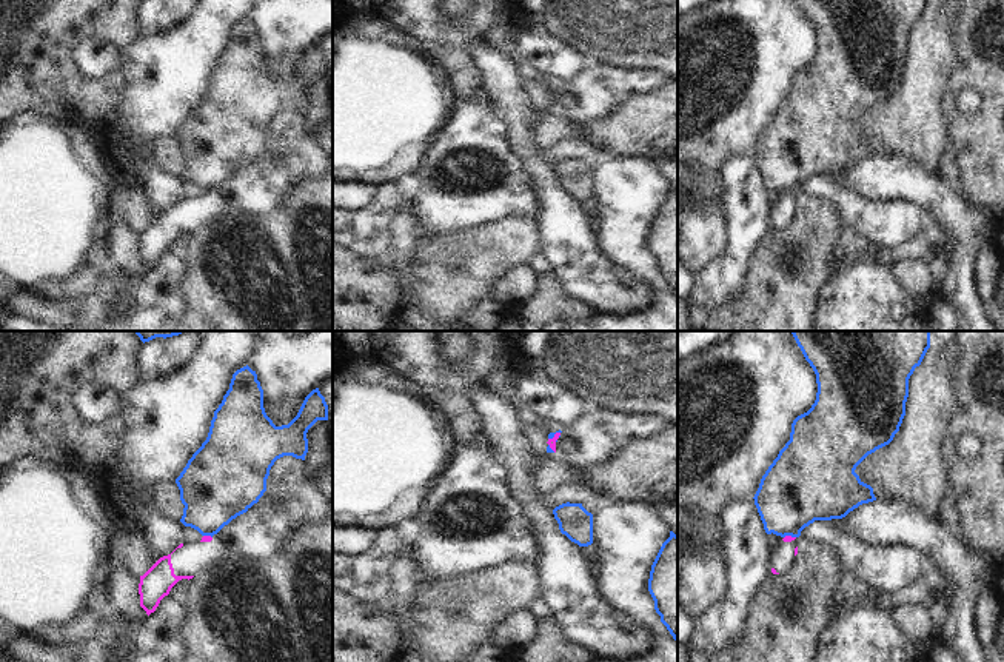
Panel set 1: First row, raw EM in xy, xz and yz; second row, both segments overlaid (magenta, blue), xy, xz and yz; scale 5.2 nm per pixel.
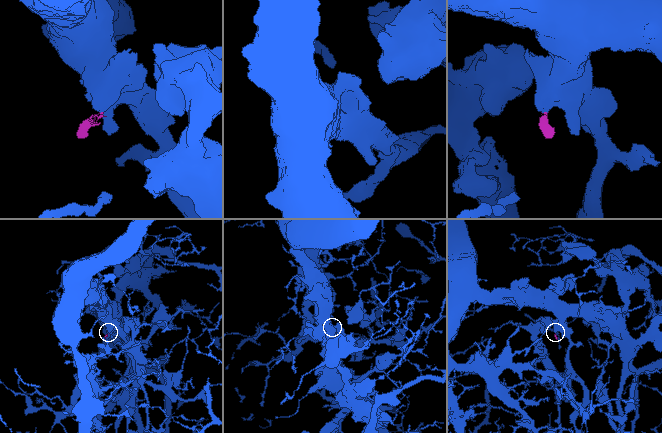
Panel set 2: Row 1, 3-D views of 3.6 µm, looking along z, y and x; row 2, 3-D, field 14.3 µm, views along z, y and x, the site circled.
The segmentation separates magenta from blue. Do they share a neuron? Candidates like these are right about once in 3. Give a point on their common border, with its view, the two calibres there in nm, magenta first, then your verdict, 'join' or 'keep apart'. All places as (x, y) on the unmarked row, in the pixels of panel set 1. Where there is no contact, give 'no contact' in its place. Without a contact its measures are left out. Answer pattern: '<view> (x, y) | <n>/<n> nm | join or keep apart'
xz (555, 91) | 50/30 nm | keep apart

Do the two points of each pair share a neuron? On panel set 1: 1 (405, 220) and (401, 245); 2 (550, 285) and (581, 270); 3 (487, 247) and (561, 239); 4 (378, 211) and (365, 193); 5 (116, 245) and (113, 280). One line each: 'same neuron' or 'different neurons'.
1: same neuron
2: different neurons
3: different neurons
4: different neurons
5: different neurons

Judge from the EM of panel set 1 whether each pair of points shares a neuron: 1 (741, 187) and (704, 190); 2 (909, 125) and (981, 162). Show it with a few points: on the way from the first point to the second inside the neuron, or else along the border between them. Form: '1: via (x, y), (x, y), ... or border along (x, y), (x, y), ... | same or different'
1: border along (718, 170), (727, 224) | different
2: border along (941, 108), (952, 143) | different

